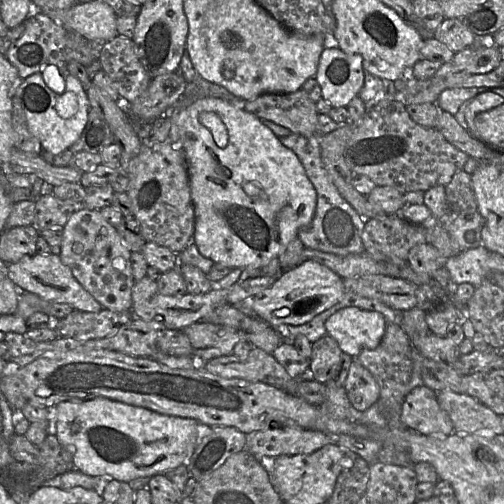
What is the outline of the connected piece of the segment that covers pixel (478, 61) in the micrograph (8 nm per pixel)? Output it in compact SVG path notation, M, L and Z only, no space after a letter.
M469 46L456 52L451 61L442 64L433 77L454 73L486 74L499 66L503 55L498 47Z

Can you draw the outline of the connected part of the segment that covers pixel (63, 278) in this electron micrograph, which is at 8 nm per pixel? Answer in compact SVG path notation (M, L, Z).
M34 254L24 256L18 262L2 266L20 291L34 293L47 301L66 303L84 312L97 313L103 309L102 305L74 278L71 269L63 264L59 255Z

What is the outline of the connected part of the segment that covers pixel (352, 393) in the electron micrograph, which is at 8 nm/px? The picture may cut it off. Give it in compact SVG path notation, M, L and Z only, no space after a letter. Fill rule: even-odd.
M356 358L352 360L344 388L356 412L364 412L380 397L380 387L377 381Z

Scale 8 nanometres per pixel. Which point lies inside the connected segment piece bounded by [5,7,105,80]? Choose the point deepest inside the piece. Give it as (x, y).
(45, 42)

